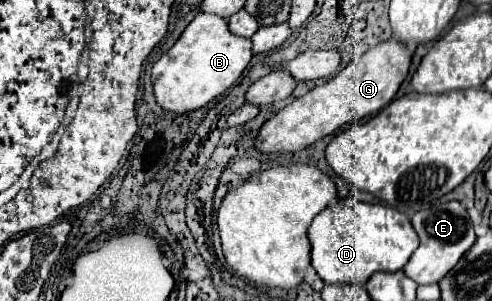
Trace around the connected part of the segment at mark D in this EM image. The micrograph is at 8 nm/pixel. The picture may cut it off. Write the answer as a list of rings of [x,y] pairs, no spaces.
[[[343,199],[315,215],[309,227],[311,265],[325,283],[365,283],[375,271],[399,271],[419,247],[419,237],[407,219],[389,205]]]

